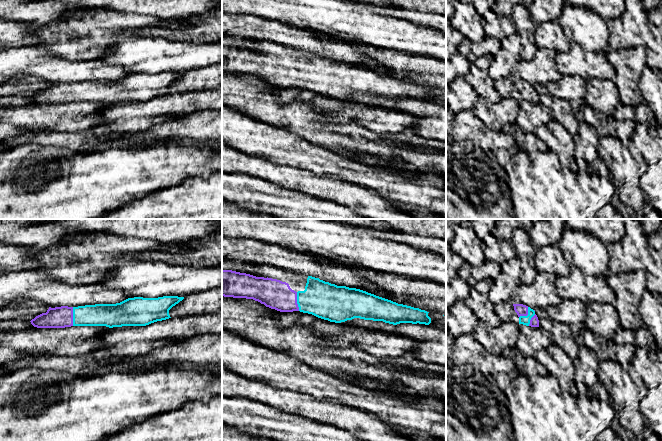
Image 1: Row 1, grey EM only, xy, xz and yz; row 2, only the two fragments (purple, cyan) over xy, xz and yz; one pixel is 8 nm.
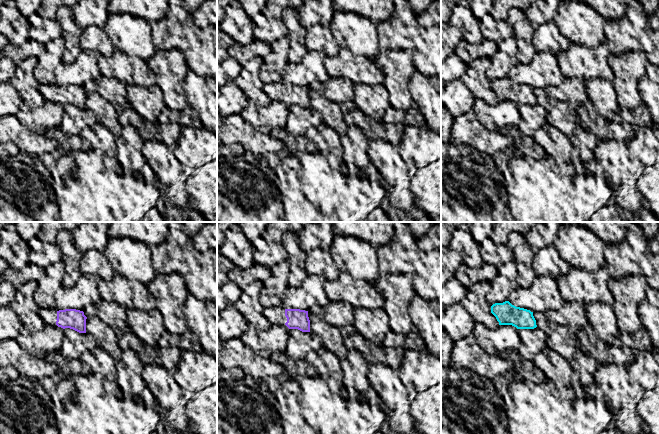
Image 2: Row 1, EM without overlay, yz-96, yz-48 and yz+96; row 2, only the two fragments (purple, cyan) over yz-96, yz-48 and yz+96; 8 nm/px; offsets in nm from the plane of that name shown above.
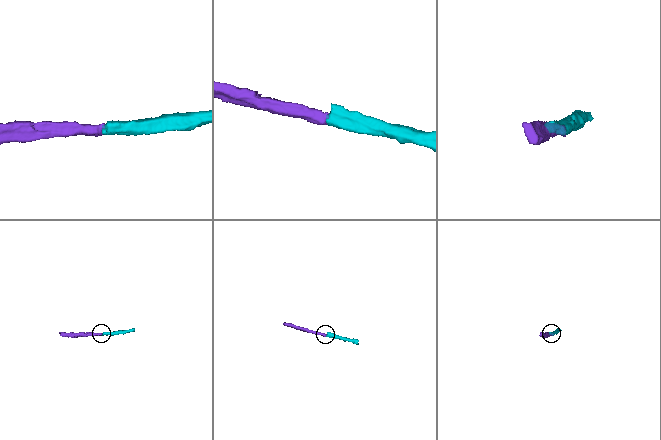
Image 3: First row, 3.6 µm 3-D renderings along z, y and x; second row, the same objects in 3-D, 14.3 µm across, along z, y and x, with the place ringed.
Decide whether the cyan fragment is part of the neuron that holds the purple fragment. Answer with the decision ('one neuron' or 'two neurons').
one neuron

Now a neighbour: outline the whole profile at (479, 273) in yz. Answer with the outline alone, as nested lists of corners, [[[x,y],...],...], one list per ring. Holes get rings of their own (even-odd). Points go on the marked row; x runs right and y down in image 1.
[[[487,260],[480,266],[473,266],[464,262],[457,271],[457,275],[464,279],[471,287],[485,278],[495,279],[500,273],[501,265]]]

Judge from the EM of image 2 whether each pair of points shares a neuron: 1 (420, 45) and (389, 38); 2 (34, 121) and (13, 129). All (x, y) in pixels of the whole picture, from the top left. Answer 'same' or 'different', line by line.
1: different
2: different

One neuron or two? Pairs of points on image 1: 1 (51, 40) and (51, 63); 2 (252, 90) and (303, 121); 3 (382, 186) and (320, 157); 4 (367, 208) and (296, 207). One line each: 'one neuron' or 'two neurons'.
1: two neurons
2: one neuron
3: one neuron
4: two neurons

